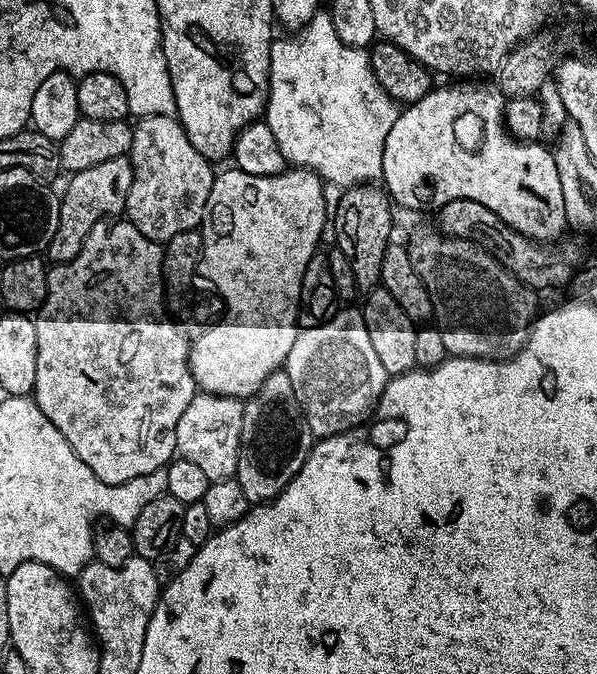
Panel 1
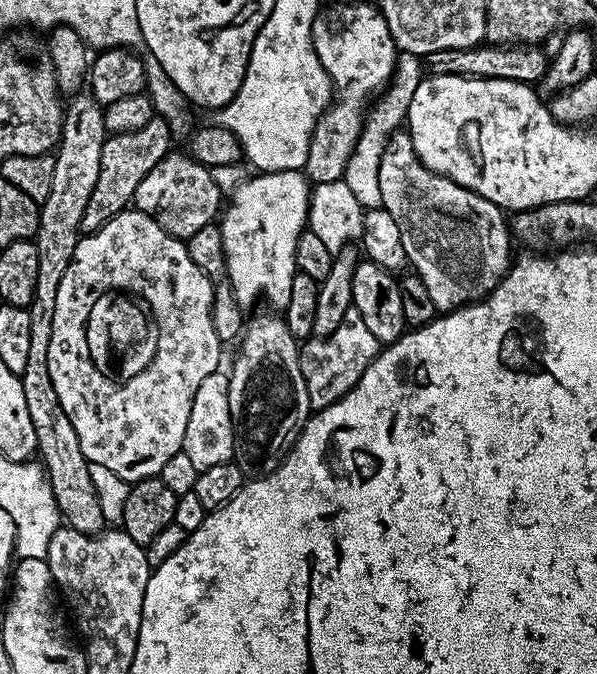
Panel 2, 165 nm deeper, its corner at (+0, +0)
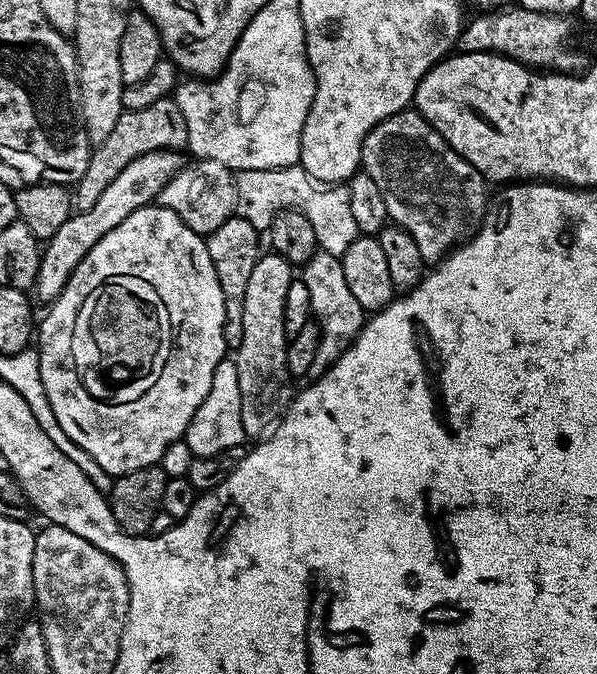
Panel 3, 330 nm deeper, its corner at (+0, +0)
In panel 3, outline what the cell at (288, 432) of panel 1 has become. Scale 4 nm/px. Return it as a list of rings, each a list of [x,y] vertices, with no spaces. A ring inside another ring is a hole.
[[[274,251],[262,254],[246,285],[242,306],[242,342],[234,350],[238,370],[238,391],[242,397],[242,430],[249,441],[268,439],[280,425],[294,395],[294,377],[288,369],[286,354],[289,337],[284,332],[286,293],[294,278],[294,266]]]

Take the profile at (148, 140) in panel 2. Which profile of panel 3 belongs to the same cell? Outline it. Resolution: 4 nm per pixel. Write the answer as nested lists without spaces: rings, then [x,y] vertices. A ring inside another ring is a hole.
[[[169,98],[154,102],[154,106],[146,106],[146,110],[130,110],[124,112],[118,118],[114,130],[111,131],[106,142],[95,145],[91,149],[86,166],[86,174],[76,181],[74,185],[74,208],[75,211],[90,210],[102,190],[134,162],[134,158],[142,158],[142,154],[157,152],[163,148],[169,150],[180,150],[187,145],[188,135],[186,134],[186,118],[182,118],[182,110],[178,110],[175,99]]]

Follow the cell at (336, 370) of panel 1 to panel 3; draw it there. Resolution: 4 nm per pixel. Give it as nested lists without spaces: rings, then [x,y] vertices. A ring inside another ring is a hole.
[[[321,250],[316,251],[302,266],[302,279],[306,282],[310,306],[318,321],[320,341],[314,354],[314,362],[308,371],[308,376],[315,378],[324,373],[352,345],[357,334],[364,328],[366,313],[362,306],[358,306],[358,298],[354,298],[350,286],[346,286],[346,274],[342,274],[339,256]]]

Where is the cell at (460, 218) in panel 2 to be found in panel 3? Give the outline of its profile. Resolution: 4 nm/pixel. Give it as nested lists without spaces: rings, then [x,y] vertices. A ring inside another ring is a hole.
[[[405,110],[378,122],[378,126],[374,126],[374,130],[370,130],[362,142],[360,163],[363,172],[378,182],[378,190],[382,190],[382,198],[386,198],[389,221],[395,227],[406,230],[406,234],[418,242],[418,250],[422,250],[422,258],[426,262],[443,260],[447,253],[463,244],[479,229],[490,203],[490,196],[484,193],[484,175],[474,170],[466,158],[449,148],[442,134],[435,132],[419,112]]]

